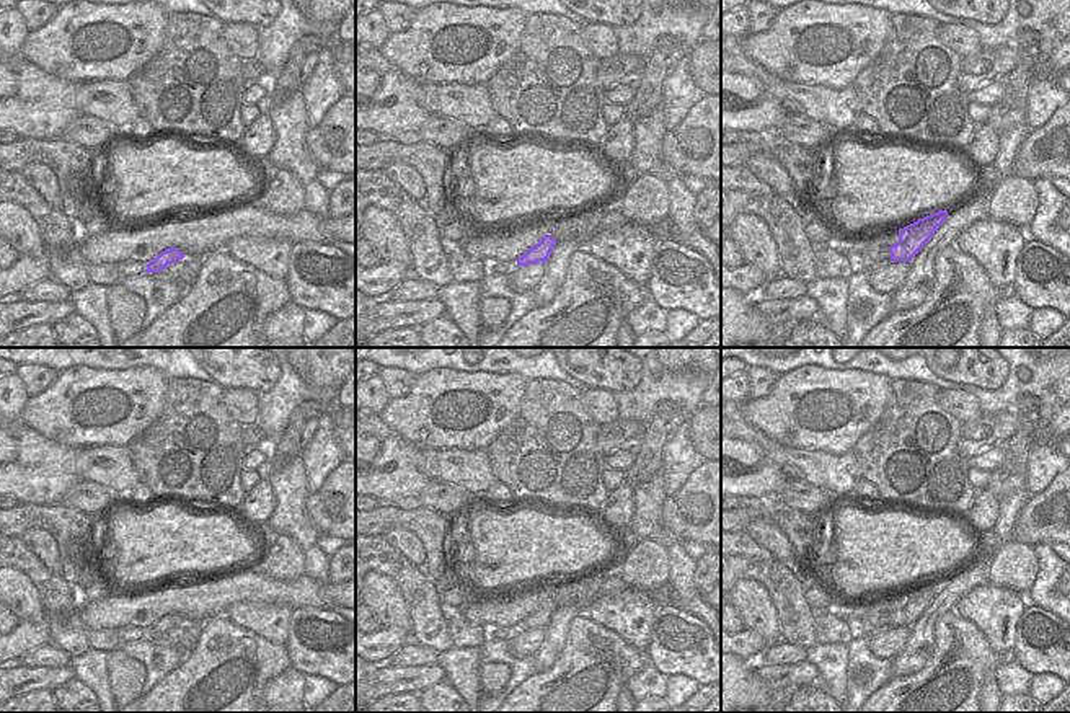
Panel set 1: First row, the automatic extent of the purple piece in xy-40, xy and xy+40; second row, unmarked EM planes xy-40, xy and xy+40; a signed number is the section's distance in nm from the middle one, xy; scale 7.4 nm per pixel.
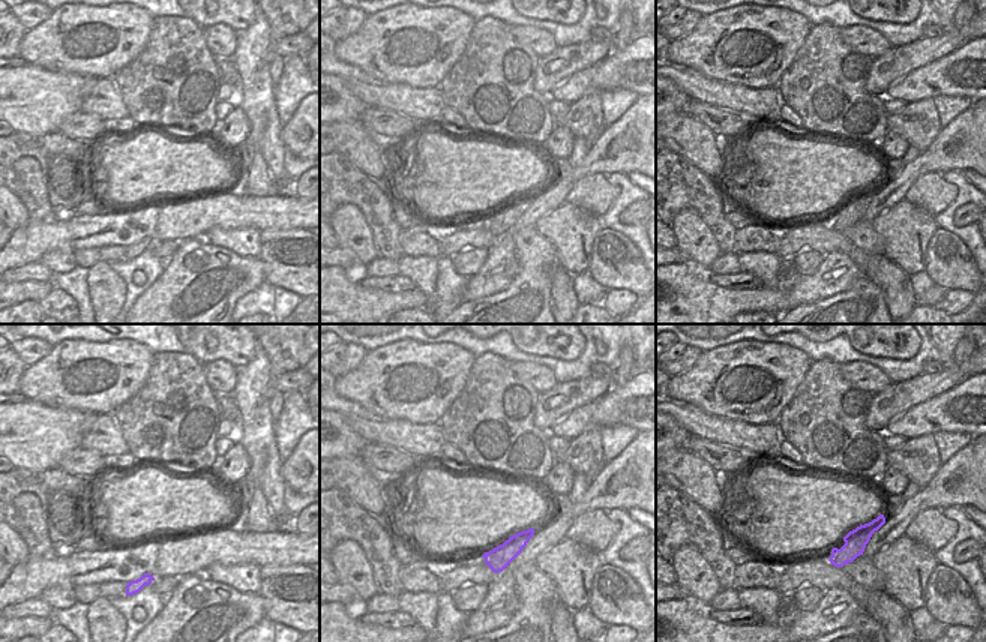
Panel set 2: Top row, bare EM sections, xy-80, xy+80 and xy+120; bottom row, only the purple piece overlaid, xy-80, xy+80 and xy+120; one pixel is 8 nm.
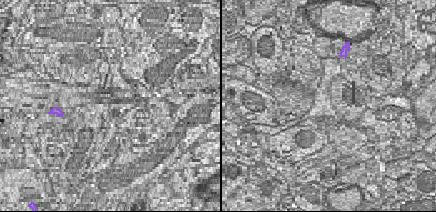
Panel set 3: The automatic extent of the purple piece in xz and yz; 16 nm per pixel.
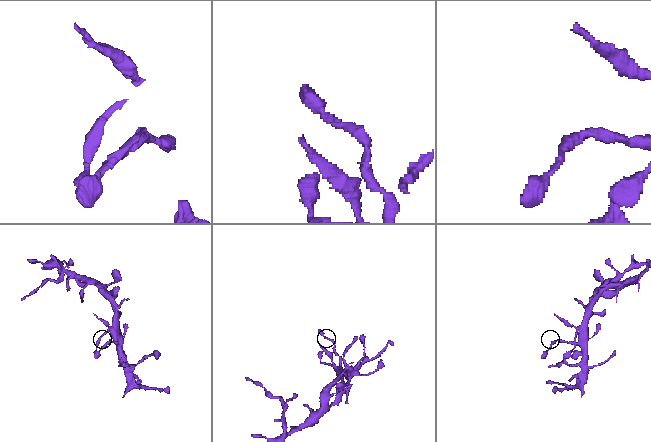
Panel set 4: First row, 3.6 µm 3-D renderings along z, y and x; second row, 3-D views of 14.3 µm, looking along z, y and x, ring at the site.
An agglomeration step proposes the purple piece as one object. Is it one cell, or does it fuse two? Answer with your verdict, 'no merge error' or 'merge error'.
no merge error

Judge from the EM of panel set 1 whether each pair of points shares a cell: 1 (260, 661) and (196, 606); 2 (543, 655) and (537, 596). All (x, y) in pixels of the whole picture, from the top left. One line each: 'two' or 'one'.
1: two
2: two

